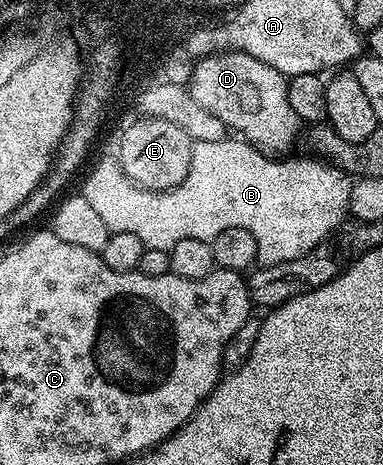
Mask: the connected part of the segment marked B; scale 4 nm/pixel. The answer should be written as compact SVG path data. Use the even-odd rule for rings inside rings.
M226 139L221 142L196 141L191 147L189 175L175 189L142 189L134 185L119 166L118 160L103 161L83 181L81 195L89 199L98 217L112 233L137 235L148 249L171 250L181 239L211 241L229 227L241 227L257 239L257 258L263 265L289 263L313 247L327 240L348 216L349 191L352 178L342 170L319 159L303 157L300 161L276 159L261 149L256 149L242 139Z

